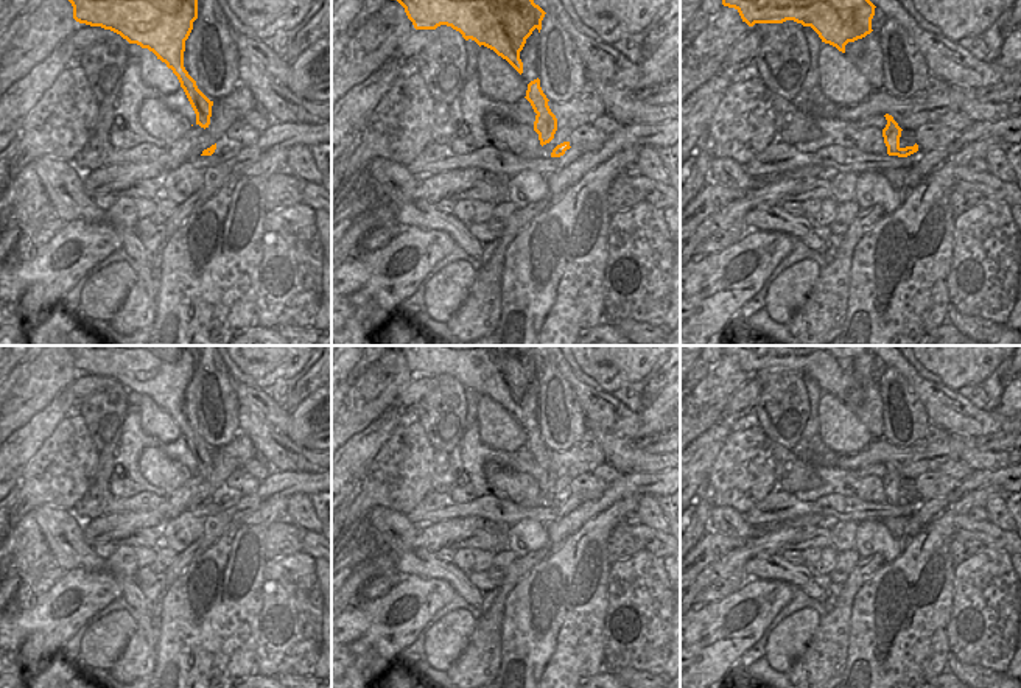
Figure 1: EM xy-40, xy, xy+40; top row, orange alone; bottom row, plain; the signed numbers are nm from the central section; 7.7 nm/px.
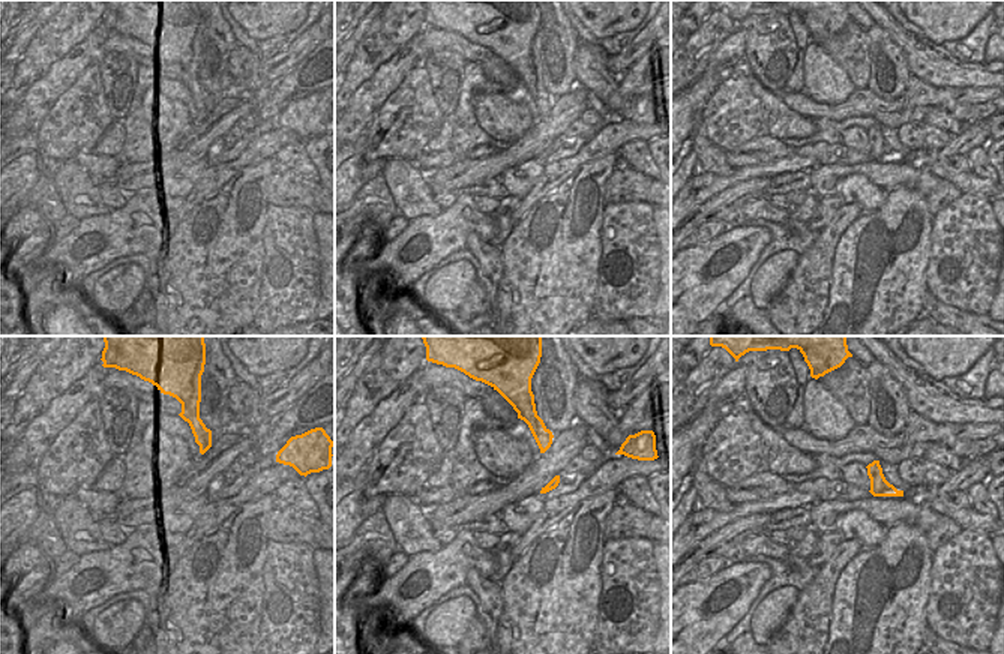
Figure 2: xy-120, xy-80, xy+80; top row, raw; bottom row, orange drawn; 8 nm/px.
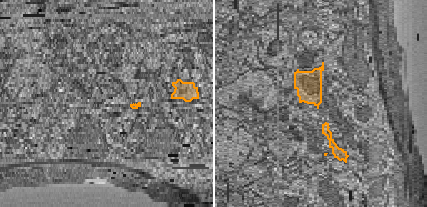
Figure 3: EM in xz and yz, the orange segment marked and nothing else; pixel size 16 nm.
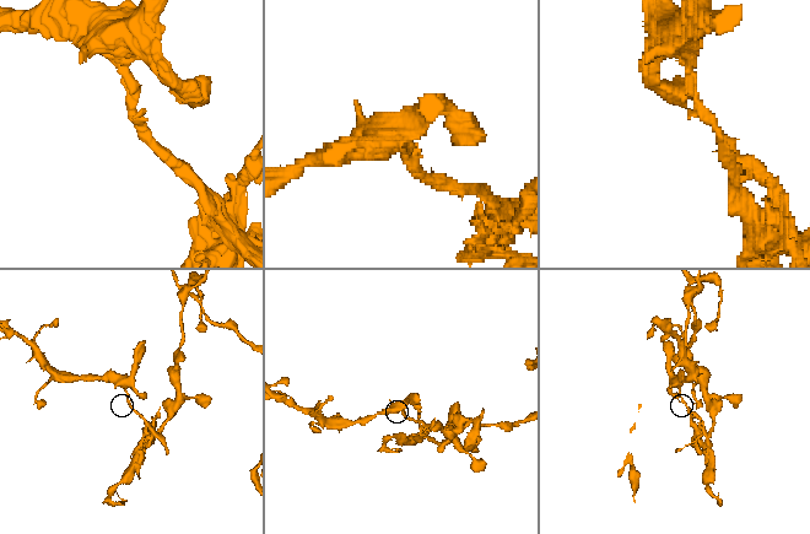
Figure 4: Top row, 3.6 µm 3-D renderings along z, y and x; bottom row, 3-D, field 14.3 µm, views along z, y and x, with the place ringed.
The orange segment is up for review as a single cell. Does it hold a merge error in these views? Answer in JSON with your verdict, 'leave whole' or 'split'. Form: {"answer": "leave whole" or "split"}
{"answer": "split"}

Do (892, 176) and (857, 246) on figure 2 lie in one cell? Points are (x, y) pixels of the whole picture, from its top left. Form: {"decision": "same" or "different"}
{"decision": "different"}

